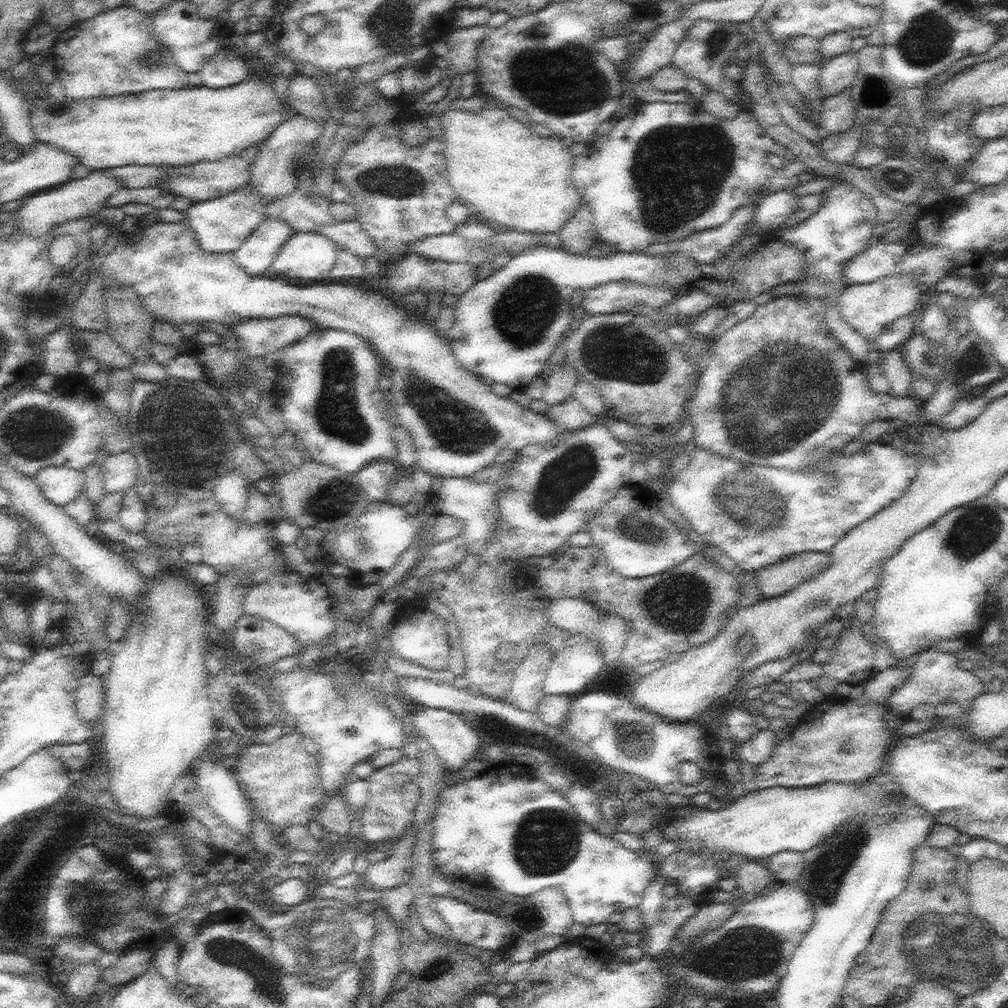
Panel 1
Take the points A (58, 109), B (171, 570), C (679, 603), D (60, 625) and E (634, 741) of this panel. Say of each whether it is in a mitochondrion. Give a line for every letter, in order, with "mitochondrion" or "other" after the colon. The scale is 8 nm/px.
A: other
B: other
C: mitochondrion
D: other
E: mitochondrion

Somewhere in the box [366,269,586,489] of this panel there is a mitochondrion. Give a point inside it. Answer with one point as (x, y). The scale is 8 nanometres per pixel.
(456, 427)

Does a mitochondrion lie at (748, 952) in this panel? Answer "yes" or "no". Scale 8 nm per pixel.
yes

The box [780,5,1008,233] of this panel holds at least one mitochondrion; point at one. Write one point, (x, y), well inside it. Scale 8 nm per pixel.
(928, 38)

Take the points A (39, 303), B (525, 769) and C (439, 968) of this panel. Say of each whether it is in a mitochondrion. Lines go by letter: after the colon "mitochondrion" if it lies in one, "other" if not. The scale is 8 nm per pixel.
A: other
B: other
C: mitochondrion

